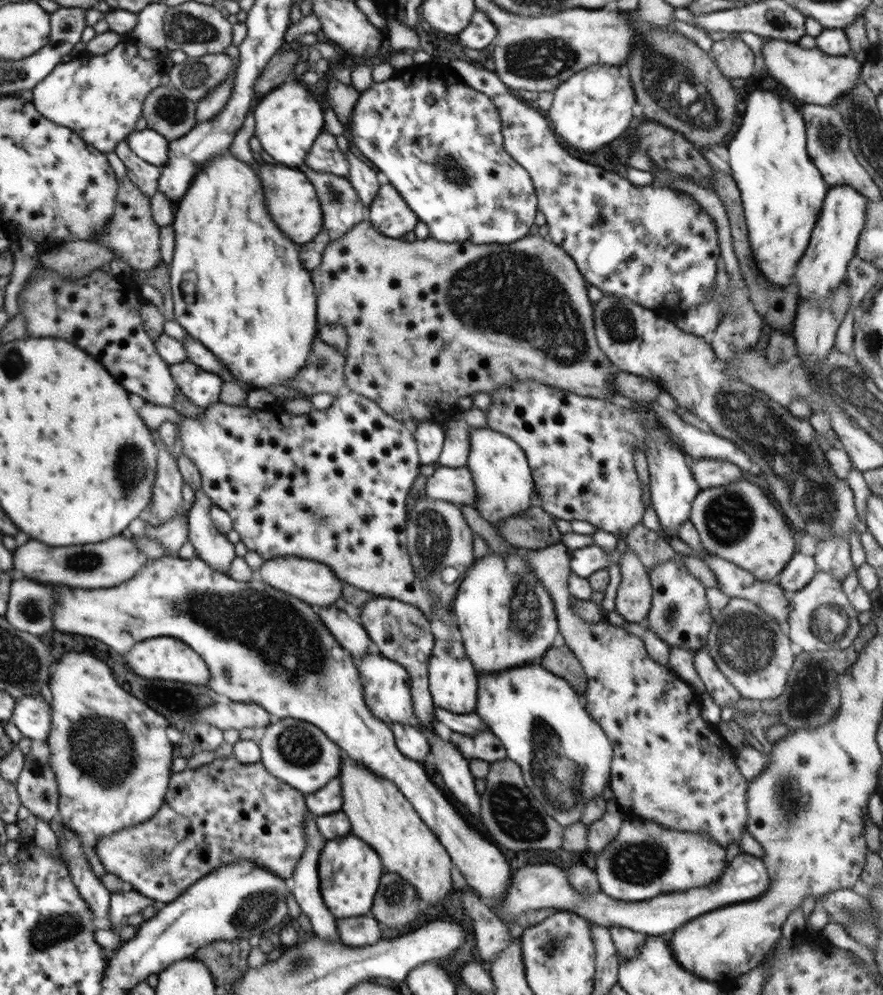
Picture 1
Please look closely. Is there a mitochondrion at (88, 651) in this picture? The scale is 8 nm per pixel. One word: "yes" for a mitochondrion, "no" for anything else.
no

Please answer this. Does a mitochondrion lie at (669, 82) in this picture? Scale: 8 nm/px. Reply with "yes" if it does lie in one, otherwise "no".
yes

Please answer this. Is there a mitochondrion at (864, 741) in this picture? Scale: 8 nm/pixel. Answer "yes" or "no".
no

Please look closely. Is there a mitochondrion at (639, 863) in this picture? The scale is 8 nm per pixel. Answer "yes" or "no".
yes

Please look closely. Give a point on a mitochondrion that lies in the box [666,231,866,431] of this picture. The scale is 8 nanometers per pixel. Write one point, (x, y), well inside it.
(824, 388)

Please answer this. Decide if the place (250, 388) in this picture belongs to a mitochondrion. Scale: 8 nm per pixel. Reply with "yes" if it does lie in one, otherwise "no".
no

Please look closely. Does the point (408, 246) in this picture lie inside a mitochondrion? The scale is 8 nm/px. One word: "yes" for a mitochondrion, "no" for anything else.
no

